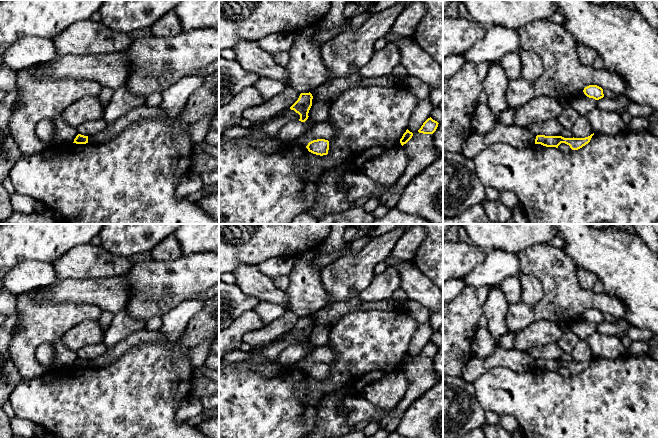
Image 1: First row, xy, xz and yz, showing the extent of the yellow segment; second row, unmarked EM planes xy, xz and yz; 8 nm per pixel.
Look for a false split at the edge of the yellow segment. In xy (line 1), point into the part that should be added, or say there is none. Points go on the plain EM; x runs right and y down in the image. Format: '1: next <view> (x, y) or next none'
1: next none

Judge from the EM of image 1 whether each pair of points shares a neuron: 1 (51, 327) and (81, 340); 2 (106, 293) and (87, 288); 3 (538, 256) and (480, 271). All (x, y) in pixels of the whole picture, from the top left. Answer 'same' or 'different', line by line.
1: different
2: same
3: different

